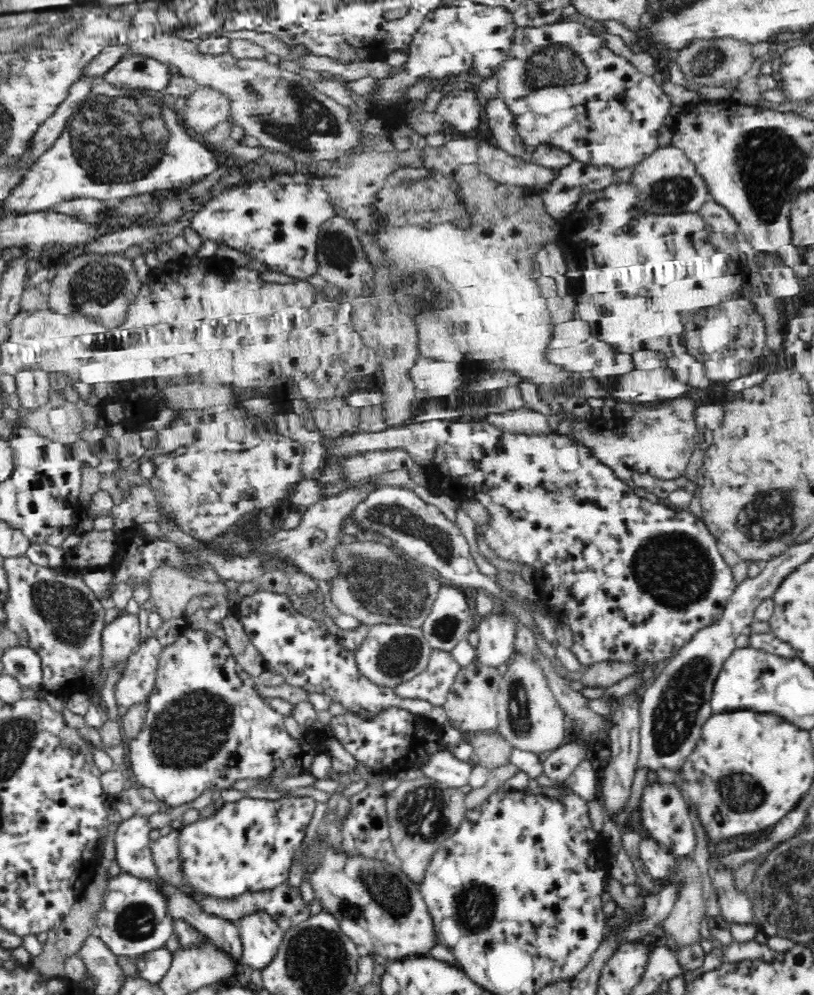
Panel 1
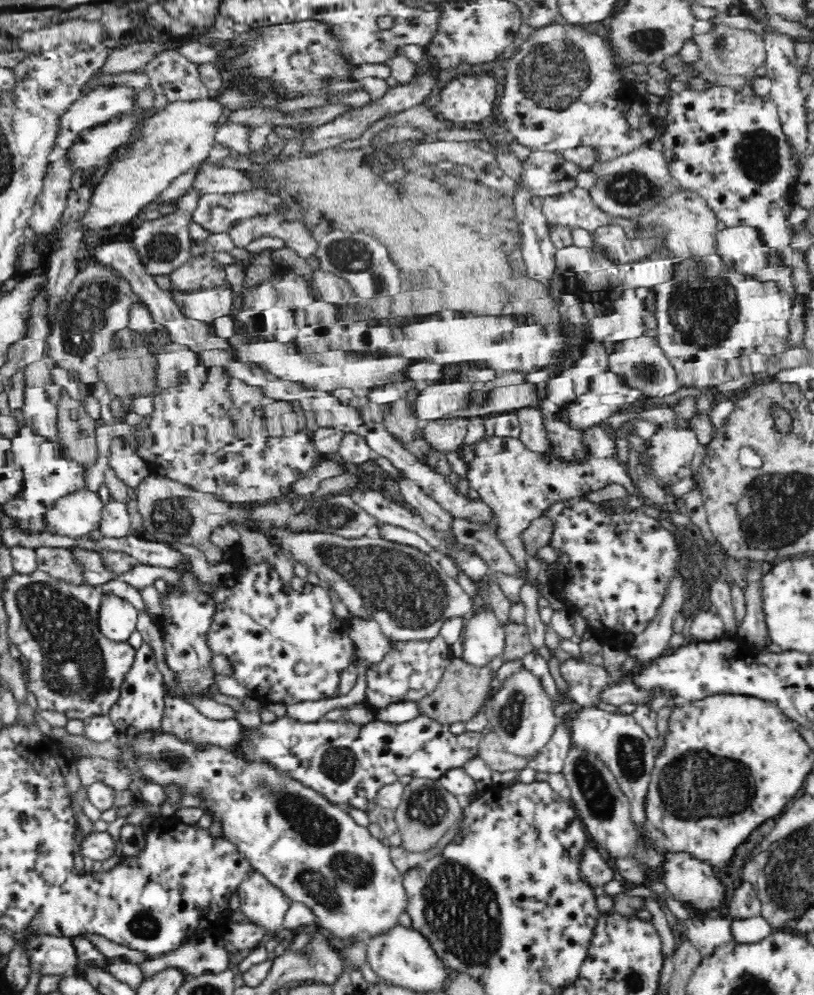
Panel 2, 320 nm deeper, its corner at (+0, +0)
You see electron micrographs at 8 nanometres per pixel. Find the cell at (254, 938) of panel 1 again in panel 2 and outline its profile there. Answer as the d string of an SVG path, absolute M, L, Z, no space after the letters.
M255 874L244 882L237 890L239 894L240 910L246 916L244 922L254 924L268 937L276 935L283 928L285 912L288 910L290 900L262 874Z

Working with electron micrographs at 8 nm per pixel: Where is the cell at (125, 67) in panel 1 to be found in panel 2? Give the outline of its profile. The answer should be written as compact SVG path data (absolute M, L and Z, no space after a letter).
M101 86L90 94L80 96L66 114L62 114L62 128L58 134L57 146L61 149L70 148L78 133L107 121L122 111L131 111L136 102L136 88L132 86Z

